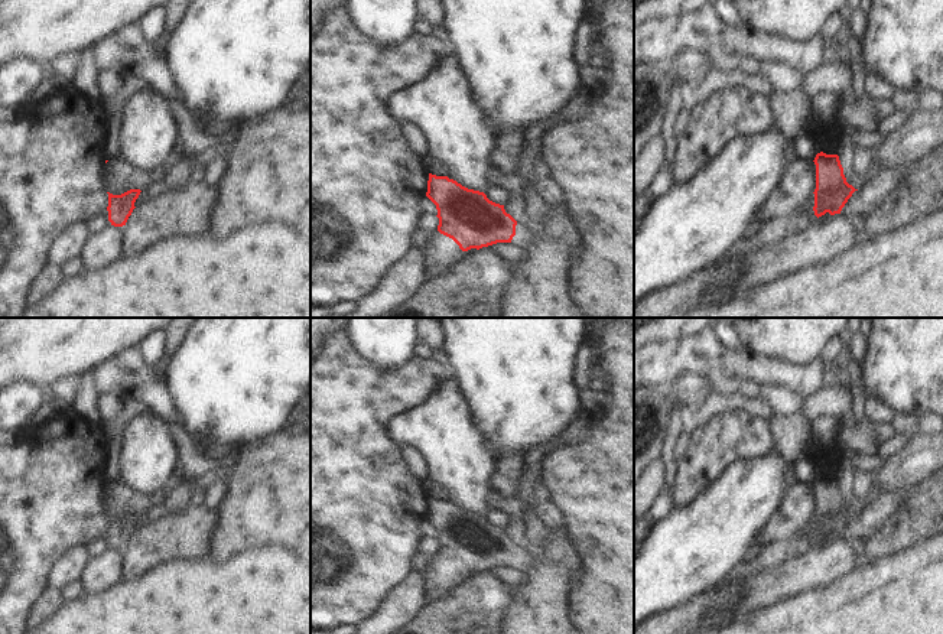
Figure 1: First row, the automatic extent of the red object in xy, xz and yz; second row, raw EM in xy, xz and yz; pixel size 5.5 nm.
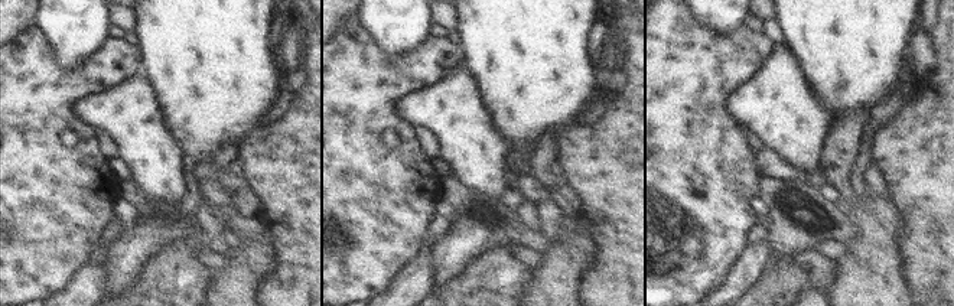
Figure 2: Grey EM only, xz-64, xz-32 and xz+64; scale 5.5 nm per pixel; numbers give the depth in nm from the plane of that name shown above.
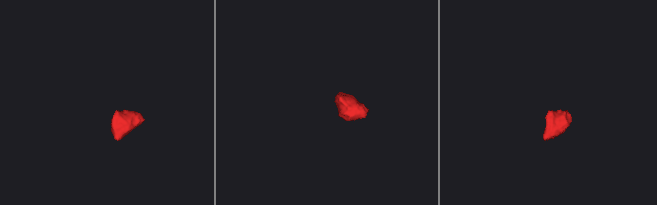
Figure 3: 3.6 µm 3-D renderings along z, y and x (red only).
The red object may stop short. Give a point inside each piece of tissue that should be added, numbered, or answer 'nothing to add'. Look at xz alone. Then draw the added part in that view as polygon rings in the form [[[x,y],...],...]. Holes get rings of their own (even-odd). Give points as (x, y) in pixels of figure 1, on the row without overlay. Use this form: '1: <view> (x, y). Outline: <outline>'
1: xz (441, 576). Outline: [[[436,552],[427,559],[423,569],[426,604],[449,594],[474,575],[477,572],[462,575],[452,562],[440,557]]]

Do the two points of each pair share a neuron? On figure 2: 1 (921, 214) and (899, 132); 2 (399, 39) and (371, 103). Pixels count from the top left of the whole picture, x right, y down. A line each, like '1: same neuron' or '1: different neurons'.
1: same neuron
2: different neurons

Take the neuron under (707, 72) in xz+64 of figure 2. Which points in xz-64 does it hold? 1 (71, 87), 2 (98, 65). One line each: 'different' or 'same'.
1: same
2: same

